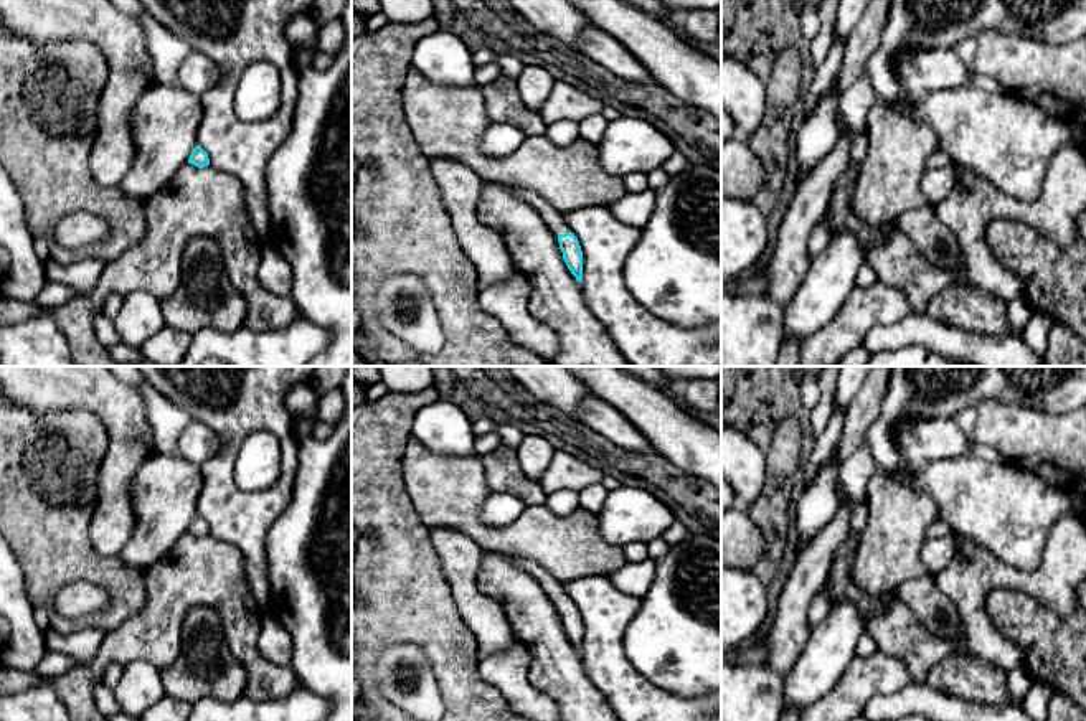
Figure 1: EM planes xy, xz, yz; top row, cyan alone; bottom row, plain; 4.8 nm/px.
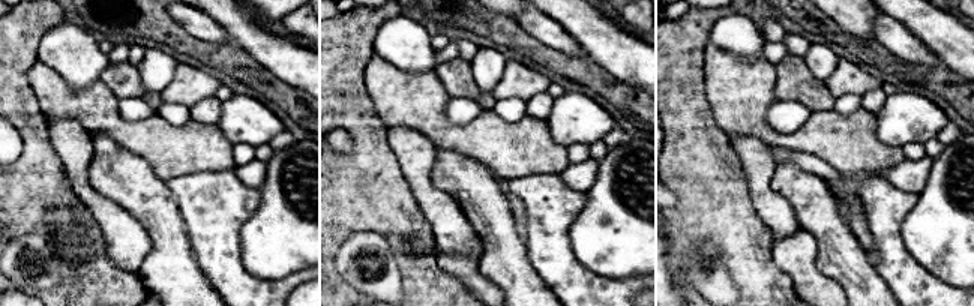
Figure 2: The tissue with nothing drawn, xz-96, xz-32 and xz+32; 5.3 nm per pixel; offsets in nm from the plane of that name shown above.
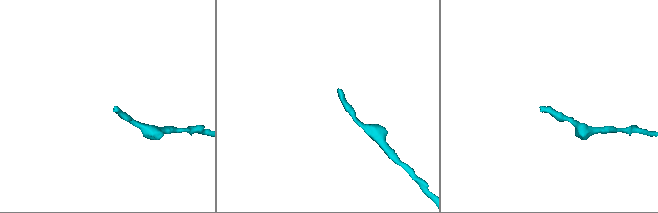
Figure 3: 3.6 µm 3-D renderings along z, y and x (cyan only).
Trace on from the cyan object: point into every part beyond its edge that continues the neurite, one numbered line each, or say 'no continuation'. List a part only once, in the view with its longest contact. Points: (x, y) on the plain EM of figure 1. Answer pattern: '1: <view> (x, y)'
1: xz (550, 584)

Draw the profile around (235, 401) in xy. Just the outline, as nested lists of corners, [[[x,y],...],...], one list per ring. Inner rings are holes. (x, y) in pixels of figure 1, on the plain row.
[[[137,366],[142,379],[185,411],[191,421],[210,427],[220,439],[220,450],[200,465],[203,487],[196,502],[210,536],[236,546],[241,553],[246,582],[261,610],[269,609],[271,586],[266,573],[266,533],[292,498],[299,467],[299,441],[294,416],[286,409],[287,389],[312,381],[315,366]],[[257,431],[271,432],[282,449],[282,470],[274,485],[246,492],[234,482],[234,462],[241,444]]]

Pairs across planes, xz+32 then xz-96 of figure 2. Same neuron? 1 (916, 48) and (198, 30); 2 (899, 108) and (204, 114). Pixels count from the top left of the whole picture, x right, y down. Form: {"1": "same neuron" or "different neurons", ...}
{"1": "same neuron", "2": "different neurons"}

